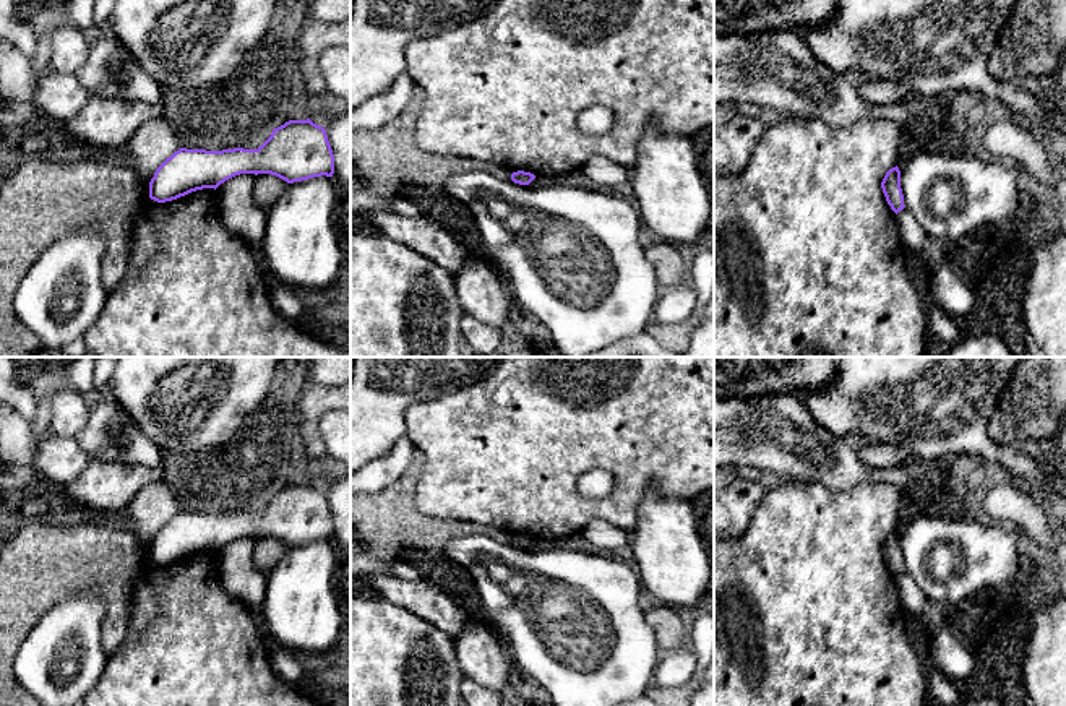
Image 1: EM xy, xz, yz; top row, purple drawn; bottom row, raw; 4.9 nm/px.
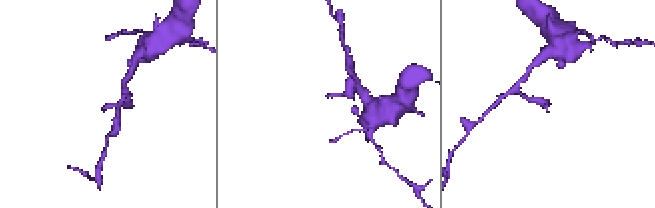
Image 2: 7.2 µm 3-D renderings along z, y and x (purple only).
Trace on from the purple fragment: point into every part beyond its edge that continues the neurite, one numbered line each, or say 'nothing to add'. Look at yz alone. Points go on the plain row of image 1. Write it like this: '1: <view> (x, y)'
nothing to add

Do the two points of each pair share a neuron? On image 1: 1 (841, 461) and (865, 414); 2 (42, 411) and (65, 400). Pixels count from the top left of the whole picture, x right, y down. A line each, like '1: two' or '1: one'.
1: two
2: two

